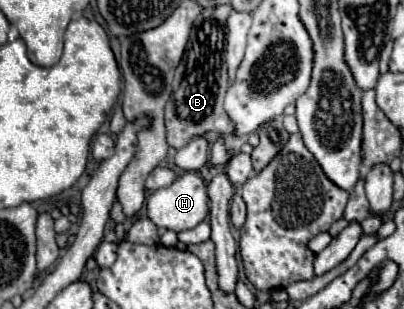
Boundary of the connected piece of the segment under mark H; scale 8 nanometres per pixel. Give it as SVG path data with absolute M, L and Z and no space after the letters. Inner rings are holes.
M182 173L170 187L158 189L148 197L148 217L160 227L160 229L172 229L172 231L186 231L196 227L208 217L208 193L206 193L206 181L198 173Z

